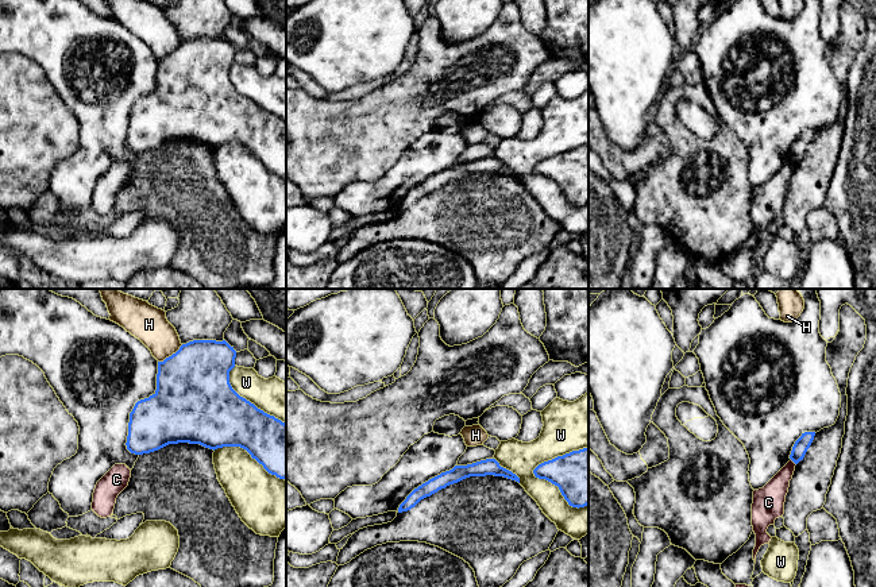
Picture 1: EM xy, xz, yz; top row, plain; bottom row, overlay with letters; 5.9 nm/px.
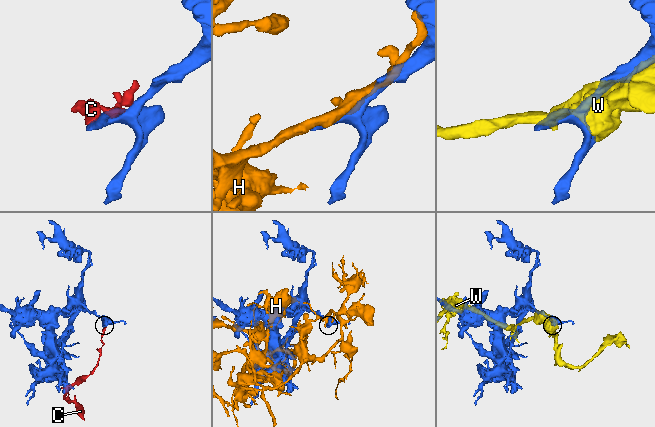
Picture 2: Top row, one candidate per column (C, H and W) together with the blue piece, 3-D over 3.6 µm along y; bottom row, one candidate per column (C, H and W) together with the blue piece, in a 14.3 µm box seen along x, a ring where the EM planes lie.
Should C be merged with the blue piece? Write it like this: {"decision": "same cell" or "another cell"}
{"decision": "another cell"}

